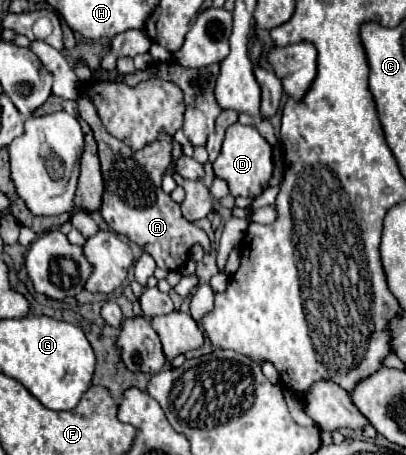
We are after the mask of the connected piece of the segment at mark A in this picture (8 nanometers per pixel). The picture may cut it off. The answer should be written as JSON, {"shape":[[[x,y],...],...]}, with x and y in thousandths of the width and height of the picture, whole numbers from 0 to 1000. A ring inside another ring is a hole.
{"shape":[[[209,204],[190,218],[195,253],[219,270],[229,284],[234,310],[244,319],[244,354],[249,354],[249,380],[254,380],[254,446],[249,446],[249,477],[264,486],[264,495],[293,512],[308,516],[318,530],[337,534],[357,556],[367,556],[387,587],[411,596],[436,596],[456,582],[466,569],[466,547],[475,538],[495,538],[505,560],[520,556],[515,521],[500,503],[490,503],[480,490],[466,490],[446,473],[441,446],[431,446],[411,424],[397,415],[397,393],[421,363],[421,297],[397,292],[372,319],[357,319],[342,332],[328,332],[303,310],[268,297],[268,288],[254,279],[239,240]]]}

